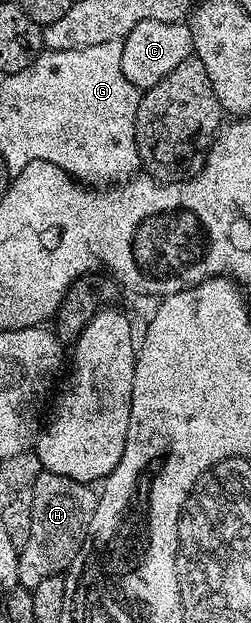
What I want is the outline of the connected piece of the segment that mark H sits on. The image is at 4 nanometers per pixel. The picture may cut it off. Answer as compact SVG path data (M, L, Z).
M42 470L38 474L38 478L34 482L34 506L32 507L32 513L30 514L30 538L26 538L26 546L22 546L18 549L18 555L16 557L18 560L18 578L20 579L20 584L23 585L25 589L31 590L31 588L38 586L38 582L42 582L45 578L67 573L68 567L74 562L74 558L80 553L81 548L84 546L84 541L88 538L88 527L94 518L94 510L96 509L96 502L98 499L97 493L92 493L92 490L93 489L87 484L83 484L77 480L71 480L65 476L59 476L53 472L45 472Z

